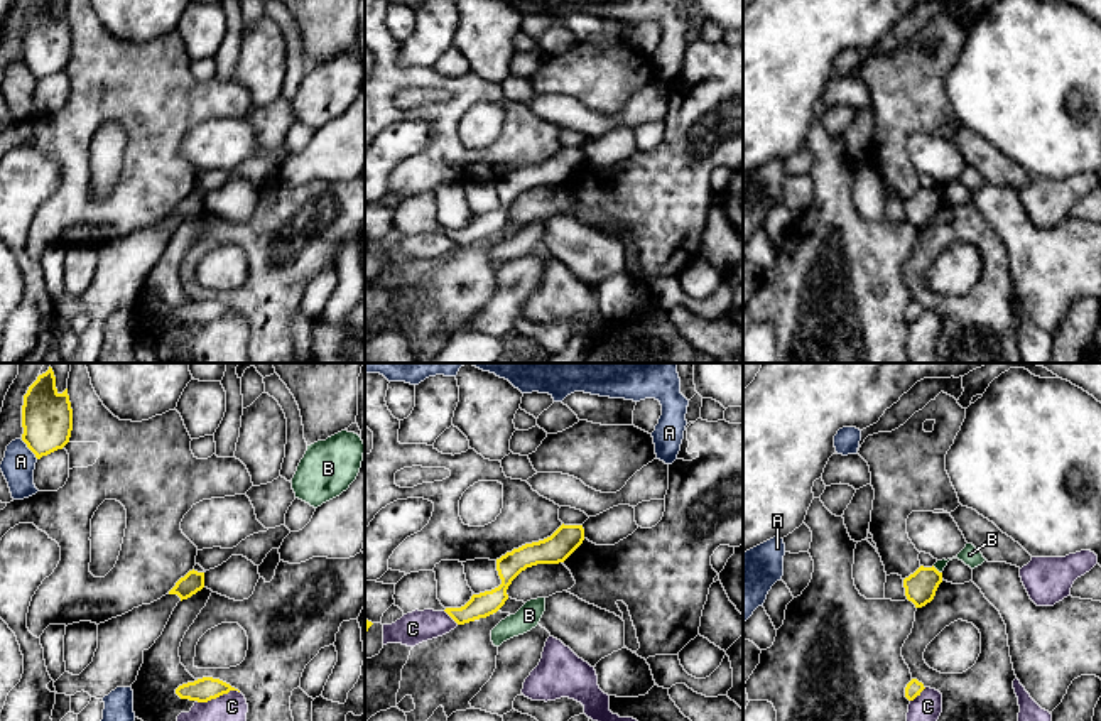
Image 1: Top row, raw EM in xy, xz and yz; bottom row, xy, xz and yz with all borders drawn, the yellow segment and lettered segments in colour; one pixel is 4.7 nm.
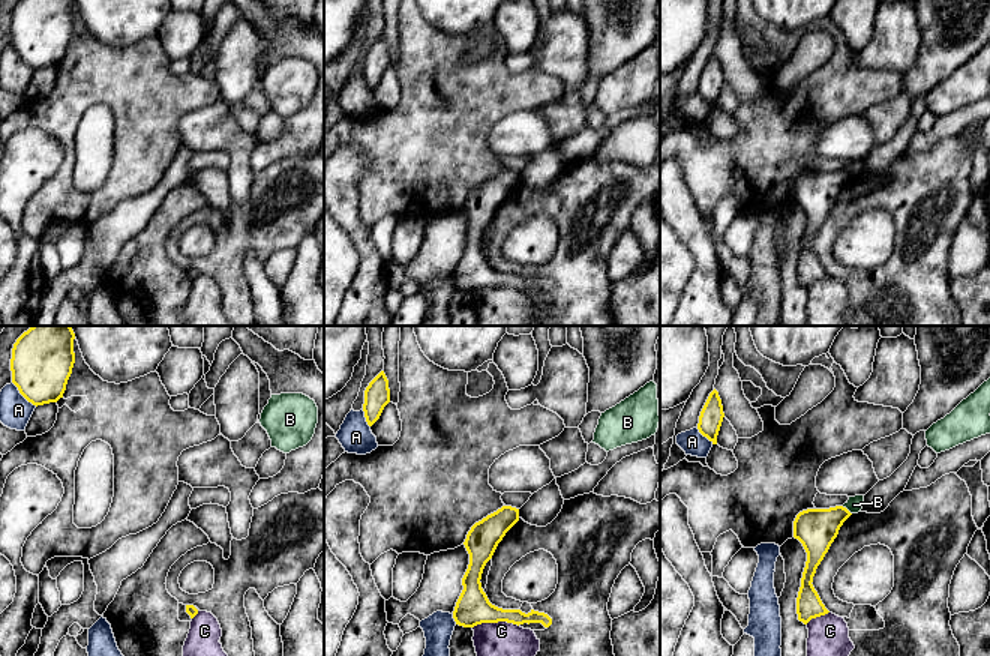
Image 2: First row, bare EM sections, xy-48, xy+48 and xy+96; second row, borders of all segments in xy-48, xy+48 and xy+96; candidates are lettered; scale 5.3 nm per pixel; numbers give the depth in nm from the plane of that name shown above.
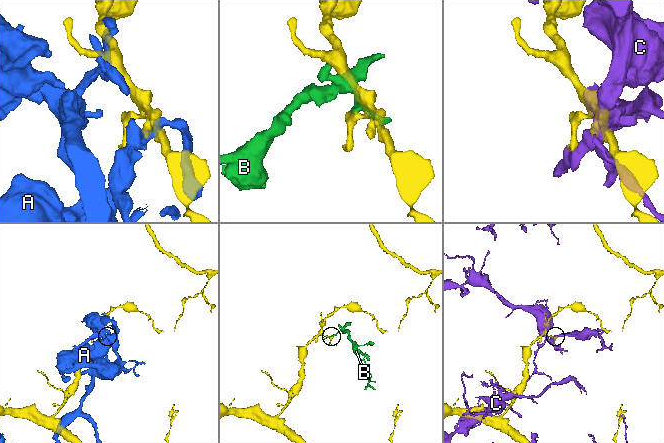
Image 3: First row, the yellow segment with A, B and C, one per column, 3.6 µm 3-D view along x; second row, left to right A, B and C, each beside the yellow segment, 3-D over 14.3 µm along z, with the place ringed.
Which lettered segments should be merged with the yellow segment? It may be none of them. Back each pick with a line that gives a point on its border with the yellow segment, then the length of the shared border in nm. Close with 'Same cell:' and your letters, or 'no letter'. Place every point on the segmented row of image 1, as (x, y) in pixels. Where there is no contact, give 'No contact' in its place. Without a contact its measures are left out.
Same cell: no letter

